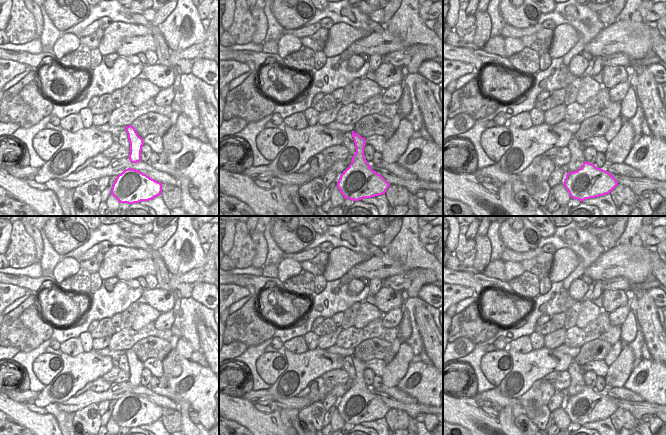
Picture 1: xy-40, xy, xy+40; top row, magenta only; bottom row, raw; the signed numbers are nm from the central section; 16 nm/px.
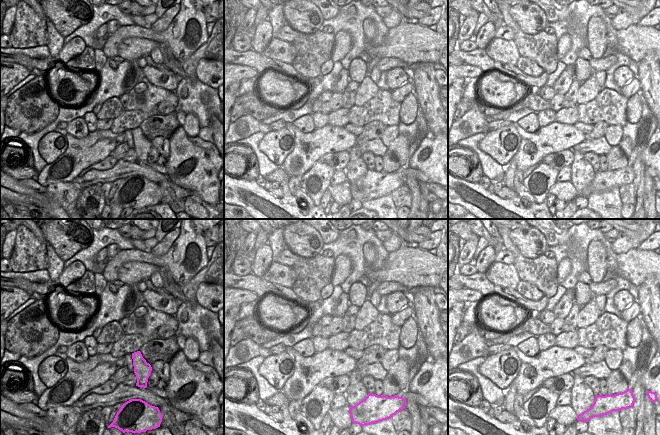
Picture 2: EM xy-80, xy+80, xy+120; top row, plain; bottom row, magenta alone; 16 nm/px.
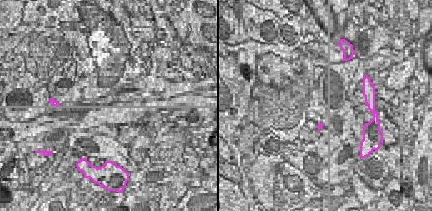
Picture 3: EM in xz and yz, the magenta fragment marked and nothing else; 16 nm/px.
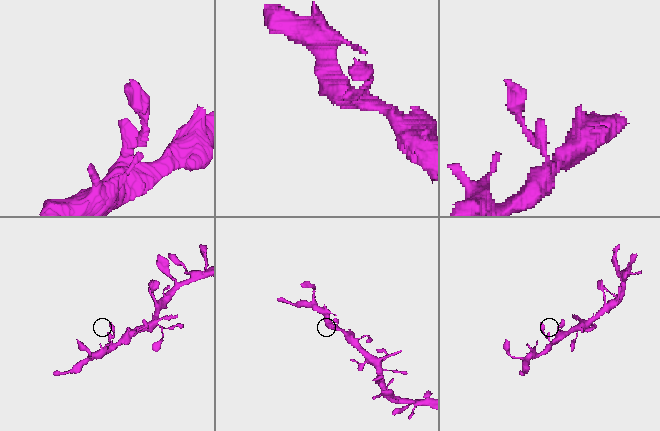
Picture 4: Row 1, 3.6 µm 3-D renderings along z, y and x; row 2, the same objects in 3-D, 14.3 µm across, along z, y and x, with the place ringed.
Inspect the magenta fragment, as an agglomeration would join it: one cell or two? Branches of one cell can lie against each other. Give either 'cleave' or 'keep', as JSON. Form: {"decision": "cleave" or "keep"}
{"decision": "keep"}

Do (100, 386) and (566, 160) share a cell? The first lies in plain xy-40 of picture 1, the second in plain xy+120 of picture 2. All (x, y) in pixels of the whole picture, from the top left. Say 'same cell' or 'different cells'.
different cells

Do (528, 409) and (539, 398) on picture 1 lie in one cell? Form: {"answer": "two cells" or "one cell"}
{"answer": "one cell"}

